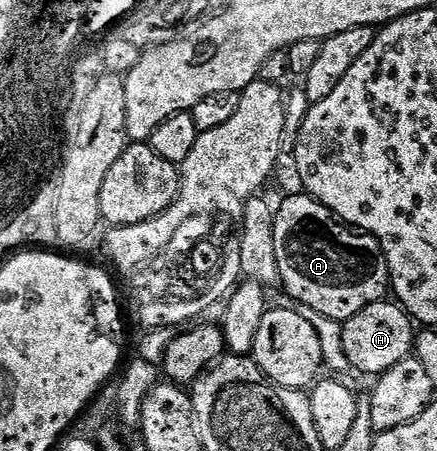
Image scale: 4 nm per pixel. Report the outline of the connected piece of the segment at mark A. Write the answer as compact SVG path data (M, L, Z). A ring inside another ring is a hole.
M304 193L283 200L276 208L275 261L286 293L302 303L297 305L310 307L305 309L325 319L355 317L367 305L382 302L391 291L387 257L376 237L341 222L318 199Z

